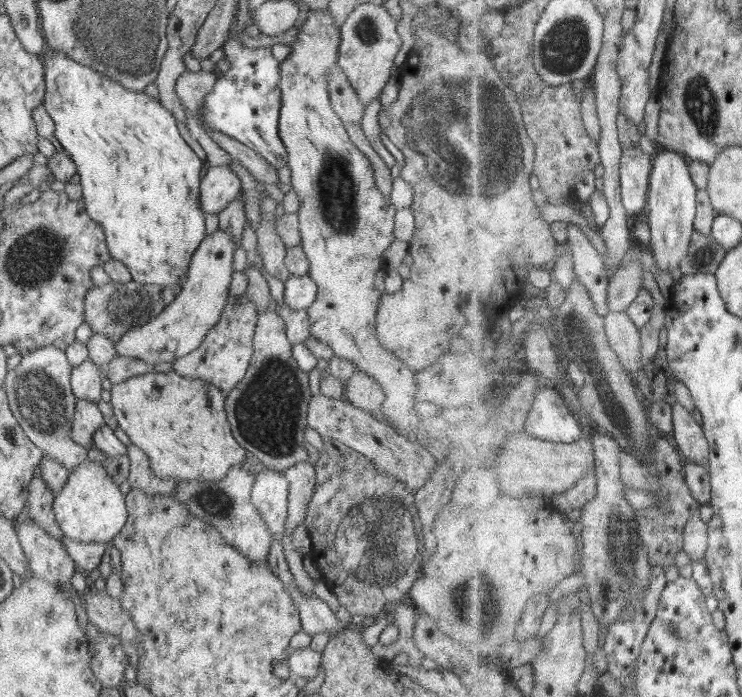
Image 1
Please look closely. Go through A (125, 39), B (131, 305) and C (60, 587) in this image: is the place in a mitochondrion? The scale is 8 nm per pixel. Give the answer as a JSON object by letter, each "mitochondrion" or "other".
{"A":"mitochondrion","B":"mitochondrion","C":"other"}

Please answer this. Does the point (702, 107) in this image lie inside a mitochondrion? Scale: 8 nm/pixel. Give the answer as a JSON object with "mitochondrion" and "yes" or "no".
{"mitochondrion":"yes"}

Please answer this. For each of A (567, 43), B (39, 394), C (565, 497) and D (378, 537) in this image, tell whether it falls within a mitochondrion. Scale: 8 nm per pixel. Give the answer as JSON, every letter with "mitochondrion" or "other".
{"A":"mitochondrion","B":"mitochondrion","C":"other","D":"mitochondrion"}

